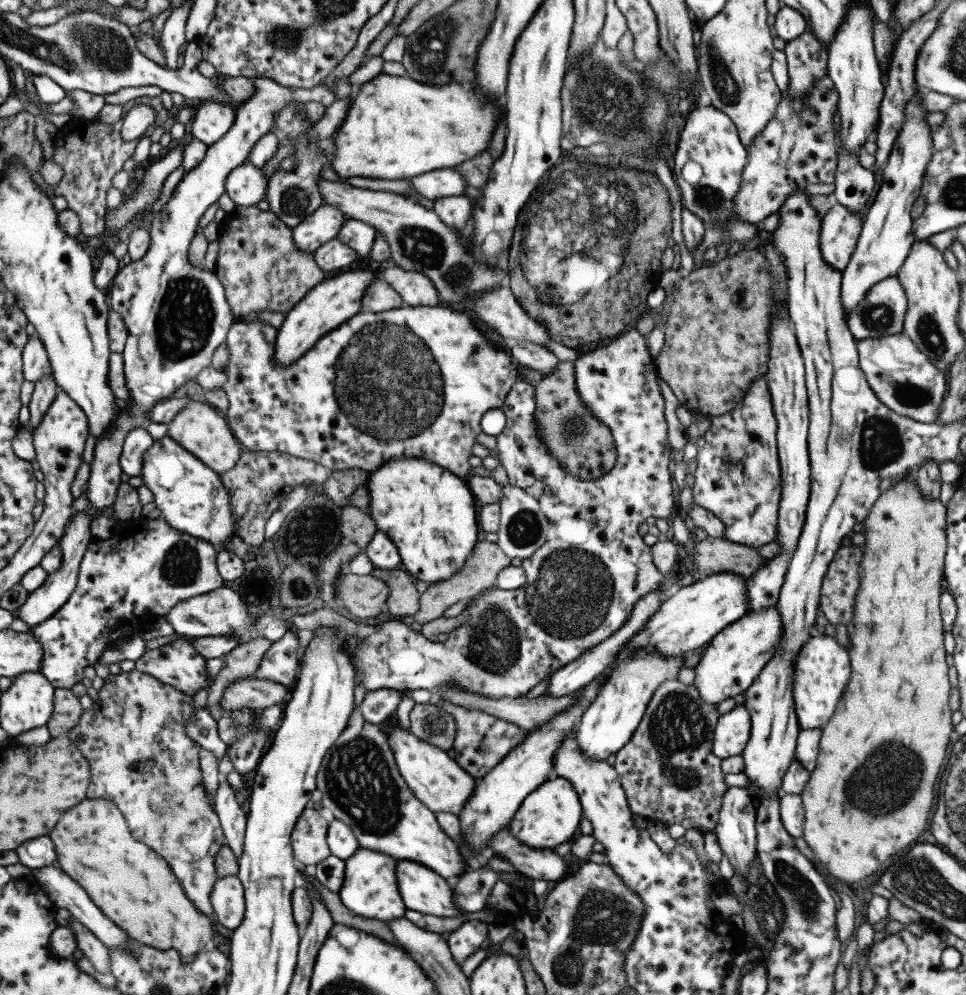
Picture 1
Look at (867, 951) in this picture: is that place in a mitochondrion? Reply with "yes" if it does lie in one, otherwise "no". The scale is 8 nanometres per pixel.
no

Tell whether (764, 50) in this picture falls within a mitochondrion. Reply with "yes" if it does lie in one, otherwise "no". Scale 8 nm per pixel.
no

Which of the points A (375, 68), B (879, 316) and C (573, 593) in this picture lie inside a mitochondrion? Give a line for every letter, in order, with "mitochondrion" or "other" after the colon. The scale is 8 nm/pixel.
A: other
B: mitochondrion
C: mitochondrion

